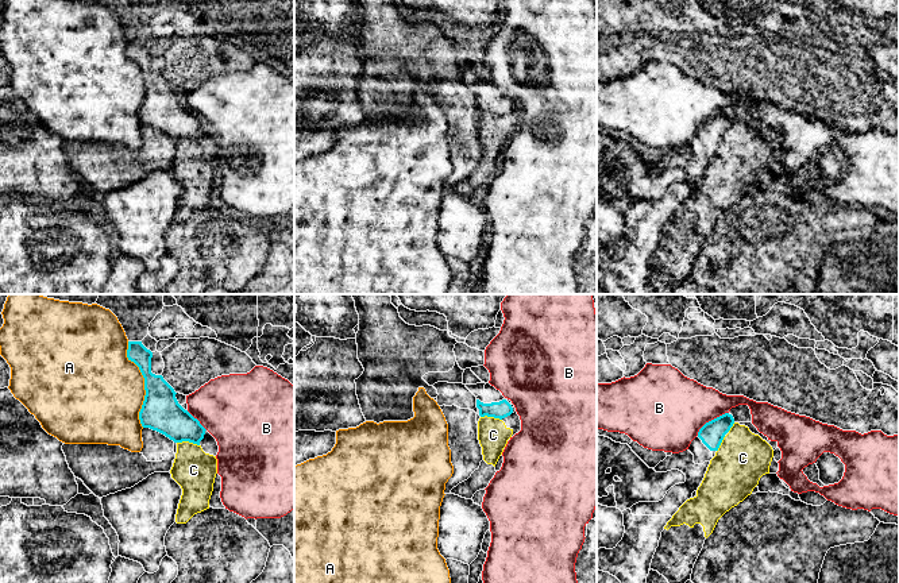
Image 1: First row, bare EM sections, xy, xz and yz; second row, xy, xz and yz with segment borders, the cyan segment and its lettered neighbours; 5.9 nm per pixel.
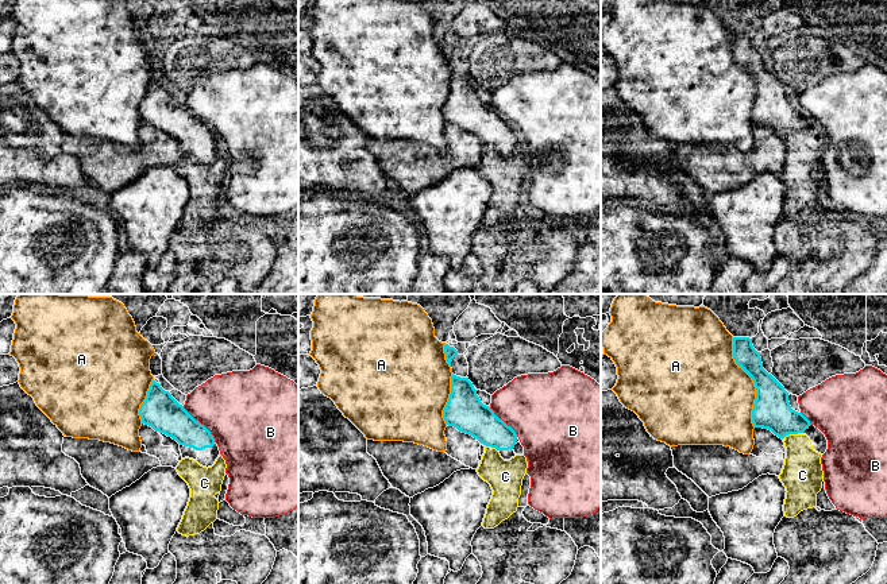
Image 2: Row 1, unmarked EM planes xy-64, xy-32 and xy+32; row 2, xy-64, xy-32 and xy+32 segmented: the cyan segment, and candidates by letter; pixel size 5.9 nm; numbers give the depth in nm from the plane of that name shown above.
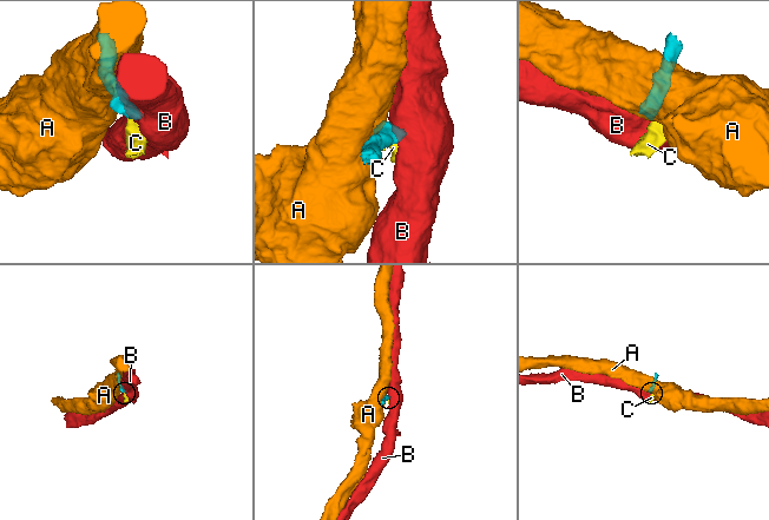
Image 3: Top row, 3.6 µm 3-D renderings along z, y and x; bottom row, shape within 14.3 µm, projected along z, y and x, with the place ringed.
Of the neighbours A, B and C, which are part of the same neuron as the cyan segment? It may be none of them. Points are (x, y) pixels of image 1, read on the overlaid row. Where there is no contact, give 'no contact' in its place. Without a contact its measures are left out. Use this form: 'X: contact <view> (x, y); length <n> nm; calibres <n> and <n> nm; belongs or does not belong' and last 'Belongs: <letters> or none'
A: contact xy (145, 385); length 500 nm; calibres 240 and 480 nm; does not belong
B: contact yz (712, 420); length 240 nm; calibres 150 and 420 nm; does not belong
C: contact xy (188, 440); length 140 nm; calibres 240 and 240 nm; does not belong
Belongs: none

